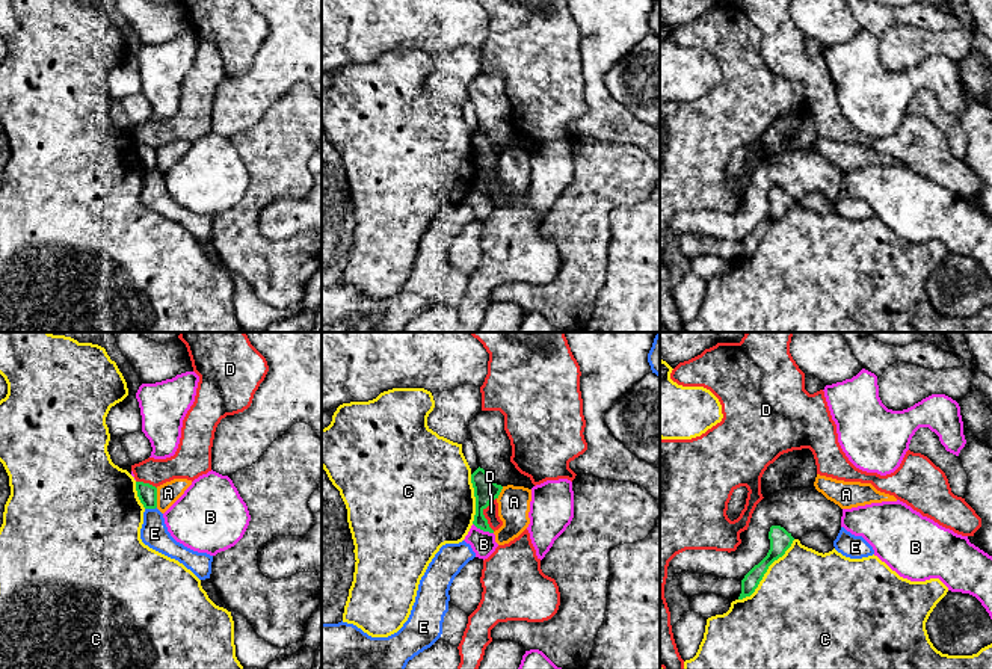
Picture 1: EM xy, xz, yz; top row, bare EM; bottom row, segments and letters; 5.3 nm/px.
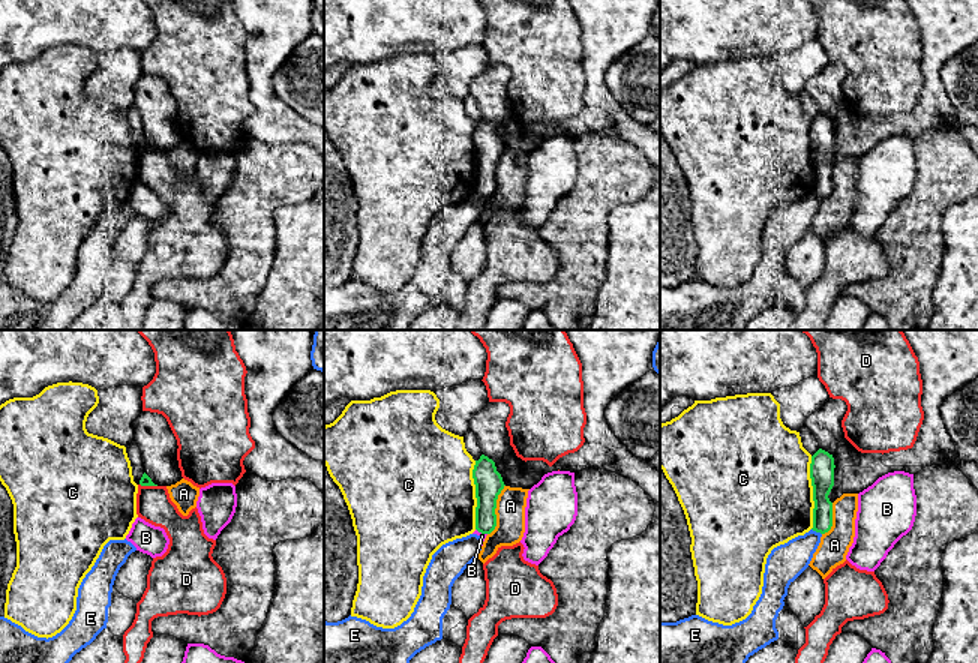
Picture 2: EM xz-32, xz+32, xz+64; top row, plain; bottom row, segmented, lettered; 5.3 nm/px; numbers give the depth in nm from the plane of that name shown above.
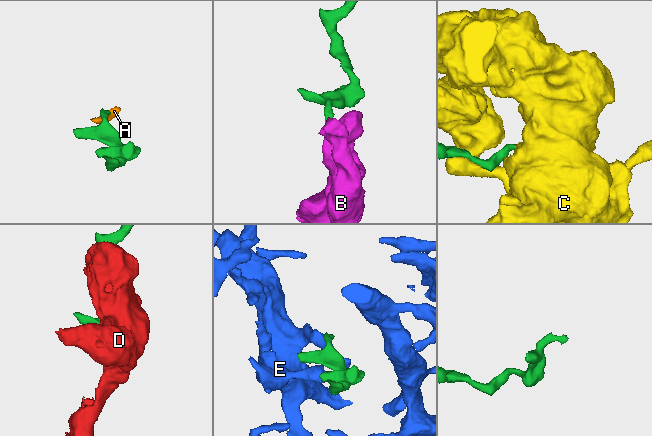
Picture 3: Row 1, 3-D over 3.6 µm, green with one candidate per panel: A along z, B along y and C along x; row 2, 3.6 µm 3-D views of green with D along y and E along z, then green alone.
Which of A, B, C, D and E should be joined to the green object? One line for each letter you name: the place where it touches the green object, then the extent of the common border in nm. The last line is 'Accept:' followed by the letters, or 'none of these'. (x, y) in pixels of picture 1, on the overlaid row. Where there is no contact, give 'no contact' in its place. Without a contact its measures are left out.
Accept: none of these

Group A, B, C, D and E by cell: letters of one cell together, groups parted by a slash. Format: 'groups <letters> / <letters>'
groups A / B / C / D / E

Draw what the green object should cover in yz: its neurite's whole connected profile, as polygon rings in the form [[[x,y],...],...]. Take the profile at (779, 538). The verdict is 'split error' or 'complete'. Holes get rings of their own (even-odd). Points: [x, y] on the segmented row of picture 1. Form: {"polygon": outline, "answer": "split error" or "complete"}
{"polygon": [[[772,526],[769,532],[770,550],[767,556],[755,565],[741,580],[741,593],[738,600],[750,597],[767,572],[769,566],[782,557],[785,551],[791,547],[794,538],[781,526]]], "answer": "complete"}

